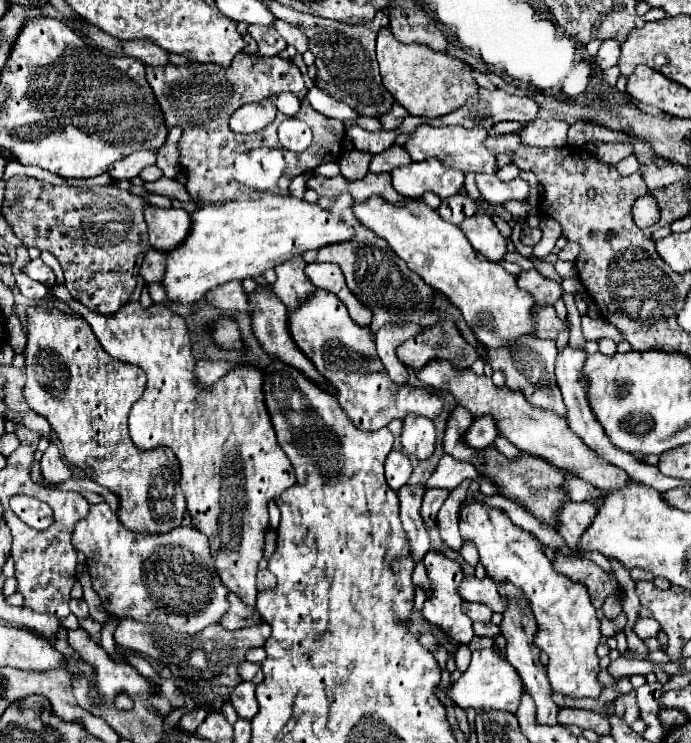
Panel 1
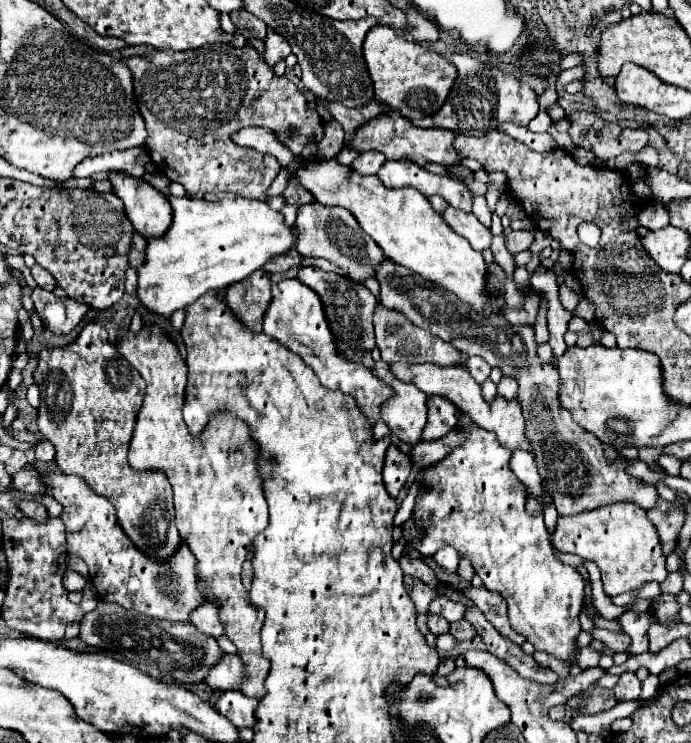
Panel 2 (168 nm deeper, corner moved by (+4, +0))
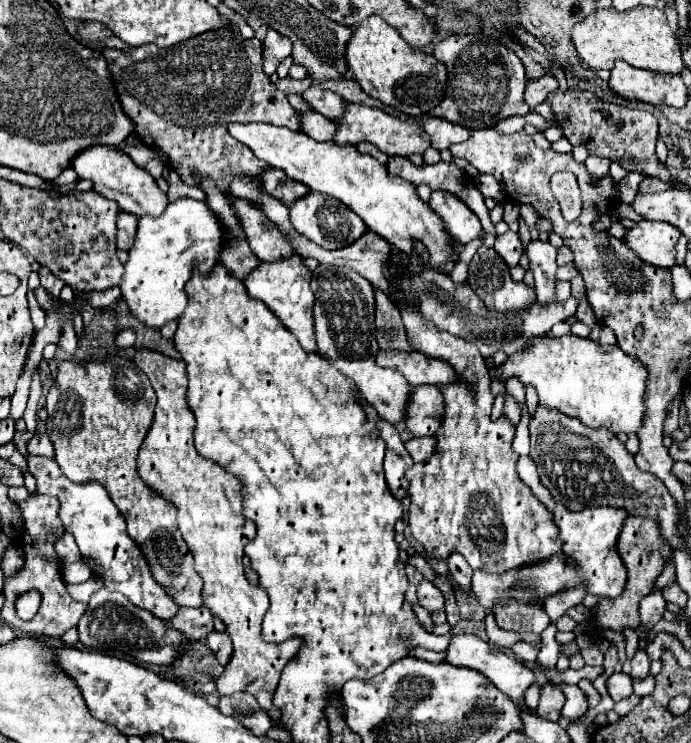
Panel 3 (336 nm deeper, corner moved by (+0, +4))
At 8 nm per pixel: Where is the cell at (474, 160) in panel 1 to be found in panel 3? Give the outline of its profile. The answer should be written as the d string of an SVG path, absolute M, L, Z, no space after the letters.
M348 103L344 117L338 119L338 133L336 133L334 141L340 143L340 145L358 145L360 141L370 141L372 145L376 145L382 153L386 153L390 157L392 155L408 157L408 155L414 155L414 153L422 155L430 145L428 133L424 131L422 123L418 123L416 119L404 117L404 121L402 121L394 115L384 113L382 109L358 105L358 103Z

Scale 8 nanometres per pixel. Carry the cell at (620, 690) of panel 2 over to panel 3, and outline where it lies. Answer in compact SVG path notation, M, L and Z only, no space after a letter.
M636 651L636 655L630 659L630 665L632 665L632 671L630 671L632 679L644 679L644 677L648 677L650 661L648 661L648 655L644 651Z

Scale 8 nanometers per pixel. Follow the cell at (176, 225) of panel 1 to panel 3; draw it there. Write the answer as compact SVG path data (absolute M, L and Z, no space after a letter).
M92 147L92 151L80 151L76 159L72 159L72 167L76 169L80 179L90 179L94 183L94 191L104 195L106 199L112 199L120 205L122 211L132 213L136 217L158 217L166 211L170 205L168 195L160 191L156 185L156 179L132 163L132 159L116 147Z

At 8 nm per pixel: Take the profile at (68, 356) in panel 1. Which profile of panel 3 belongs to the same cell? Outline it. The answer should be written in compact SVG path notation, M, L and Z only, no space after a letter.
M110 355L102 361L60 361L58 375L46 395L46 433L54 443L62 473L76 483L96 479L102 483L128 523L128 535L142 545L142 553L152 575L172 587L170 593L178 605L200 607L200 577L194 571L192 553L176 525L176 507L160 497L136 473L136 458L152 423L156 405L154 389L148 377L132 359Z

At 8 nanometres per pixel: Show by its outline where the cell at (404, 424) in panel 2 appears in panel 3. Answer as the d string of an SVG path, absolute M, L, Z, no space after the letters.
M318 265L312 271L312 291L316 295L314 315L316 315L316 339L318 355L328 359L338 371L352 379L366 399L372 405L380 419L398 425L406 421L406 411L410 403L412 387L410 383L392 369L382 369L376 365L376 327L374 327L374 289L368 279L356 275L350 267L324 267Z

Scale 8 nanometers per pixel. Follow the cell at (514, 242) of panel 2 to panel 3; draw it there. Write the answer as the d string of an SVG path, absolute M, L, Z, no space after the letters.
M506 231L504 235L498 235L494 249L508 263L508 267L514 267L522 255L522 243L520 243L518 233Z

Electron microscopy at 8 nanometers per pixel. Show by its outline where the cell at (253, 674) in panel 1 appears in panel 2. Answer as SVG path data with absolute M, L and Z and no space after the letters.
M226 653L212 667L212 671L206 677L206 683L216 691L230 691L230 689L236 689L244 679L246 679L246 673L240 657Z

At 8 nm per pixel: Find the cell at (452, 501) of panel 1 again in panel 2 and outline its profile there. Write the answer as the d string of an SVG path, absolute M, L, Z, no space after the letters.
M440 549L432 559L436 561L438 567L442 567L442 569L446 569L450 573L454 573L458 569L458 561L460 561L460 557L458 557L458 553L454 549Z

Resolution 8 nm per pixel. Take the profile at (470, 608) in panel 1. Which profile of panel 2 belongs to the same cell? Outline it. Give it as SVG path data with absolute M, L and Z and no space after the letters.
M440 597L440 599L432 599L430 607L428 607L428 613L436 613L436 615L442 615L444 619L448 619L450 623L452 621L458 621L464 617L464 605L460 603L454 603L450 601L448 597Z

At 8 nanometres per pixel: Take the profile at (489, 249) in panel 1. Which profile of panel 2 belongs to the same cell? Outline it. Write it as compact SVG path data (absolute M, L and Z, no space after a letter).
M448 205L448 207L442 211L442 217L444 217L444 221L446 221L458 235L462 235L462 237L466 237L466 239L470 241L472 249L484 251L484 249L490 247L490 243L492 243L492 233L490 233L490 229L486 229L486 227L476 219L474 213L464 213L464 211L460 211L460 209Z

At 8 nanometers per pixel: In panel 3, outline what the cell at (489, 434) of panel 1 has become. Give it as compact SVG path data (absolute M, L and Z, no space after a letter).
M412 437L406 443L406 449L412 455L414 463L420 463L420 461L430 459L434 455L434 451L436 451L436 439L434 437Z

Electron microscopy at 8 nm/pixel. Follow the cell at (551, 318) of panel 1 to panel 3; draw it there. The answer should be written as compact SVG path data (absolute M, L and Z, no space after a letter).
M486 245L480 247L478 253L474 255L474 259L470 261L468 283L472 283L472 289L476 289L476 293L486 303L488 309L496 309L496 311L522 311L522 309L528 309L532 303L536 303L536 291L532 287L524 285L522 281L514 281L510 277L510 269L504 263L504 259L494 249L490 249Z

